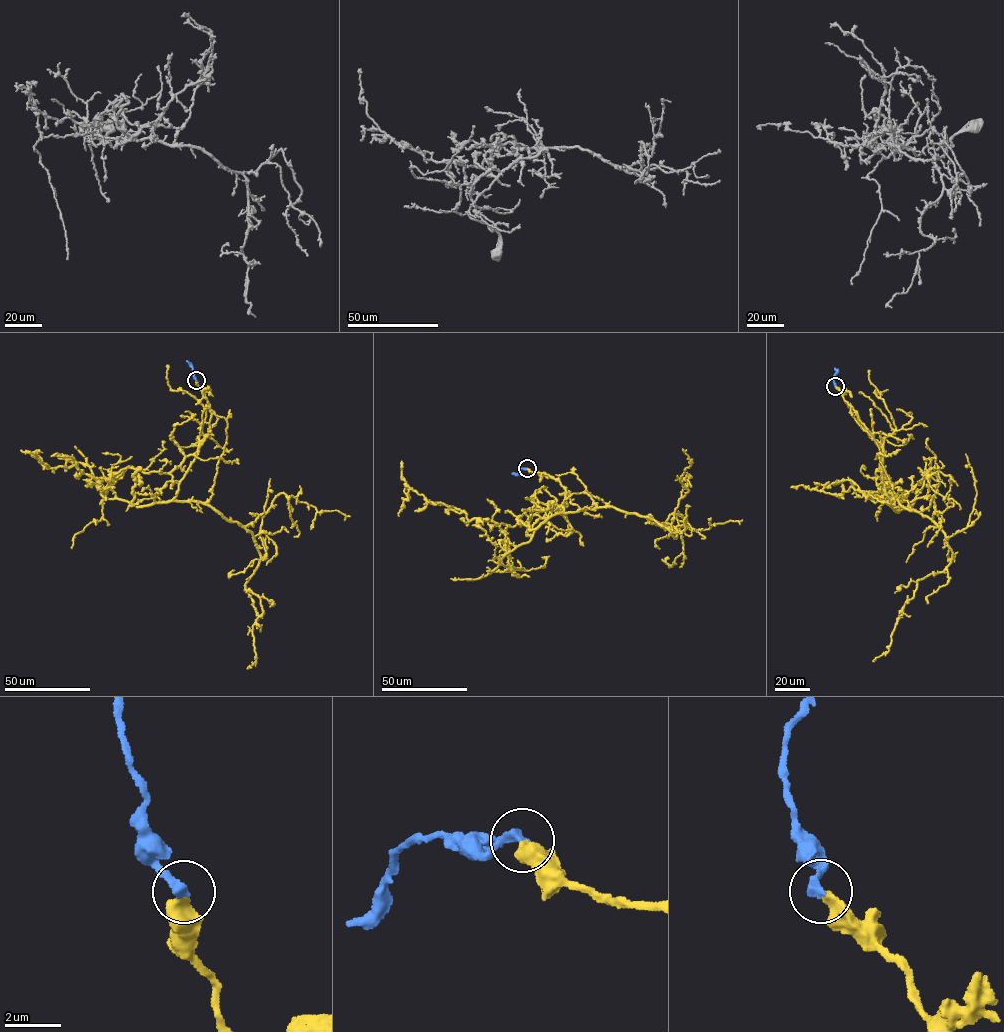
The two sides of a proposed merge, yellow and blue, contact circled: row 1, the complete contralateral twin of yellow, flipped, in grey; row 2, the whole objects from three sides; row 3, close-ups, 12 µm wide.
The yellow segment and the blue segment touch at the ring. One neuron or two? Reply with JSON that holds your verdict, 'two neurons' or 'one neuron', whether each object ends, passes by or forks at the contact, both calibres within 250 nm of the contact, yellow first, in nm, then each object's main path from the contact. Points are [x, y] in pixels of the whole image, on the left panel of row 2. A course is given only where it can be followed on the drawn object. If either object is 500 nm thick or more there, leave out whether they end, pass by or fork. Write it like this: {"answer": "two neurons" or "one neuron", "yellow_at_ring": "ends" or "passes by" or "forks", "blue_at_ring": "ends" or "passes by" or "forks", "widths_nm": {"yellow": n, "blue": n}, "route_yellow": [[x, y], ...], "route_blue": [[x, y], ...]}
{"answer": "one neuron", "yellow_at_ring": "ends", "blue_at_ring": "ends", "widths_nm": {"yellow": 440, "blue": 360}, "route_yellow": [[196, 380], [211, 413], [194, 455], [218, 459], [206, 503], [260, 554], [247, 668]], "route_blue": [[196, 380], [187, 360]]}

